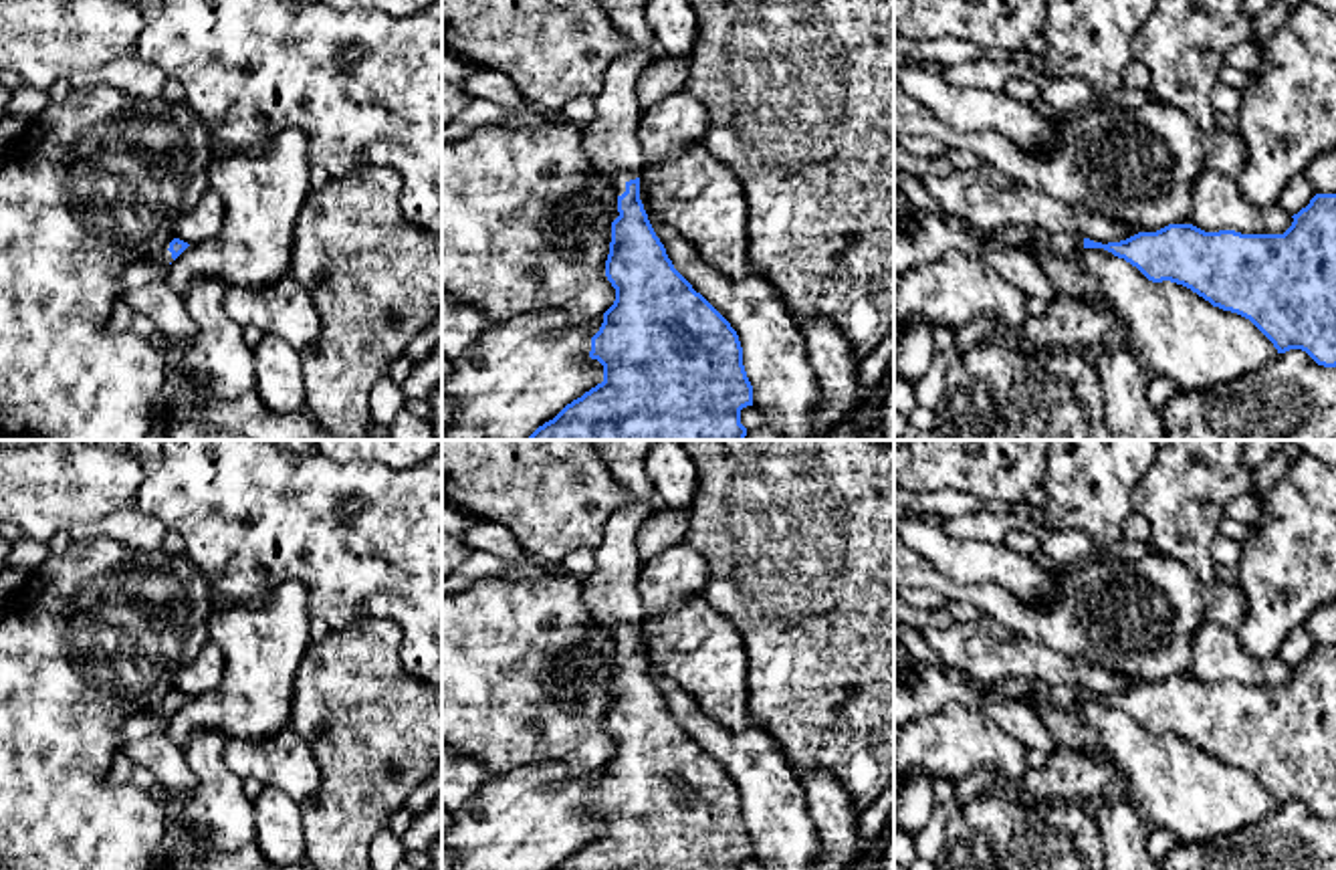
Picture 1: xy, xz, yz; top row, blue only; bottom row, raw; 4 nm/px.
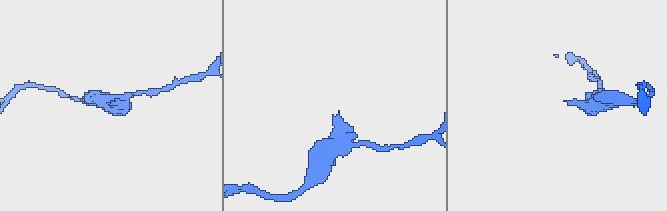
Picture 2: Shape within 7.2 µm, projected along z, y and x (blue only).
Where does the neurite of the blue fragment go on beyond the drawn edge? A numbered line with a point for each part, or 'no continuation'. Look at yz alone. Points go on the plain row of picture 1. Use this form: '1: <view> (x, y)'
1: yz (1020, 689)

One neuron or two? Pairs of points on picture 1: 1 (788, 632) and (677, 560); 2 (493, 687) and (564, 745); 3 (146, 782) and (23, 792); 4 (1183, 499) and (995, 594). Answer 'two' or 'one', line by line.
1: two
2: one
3: two
4: two

